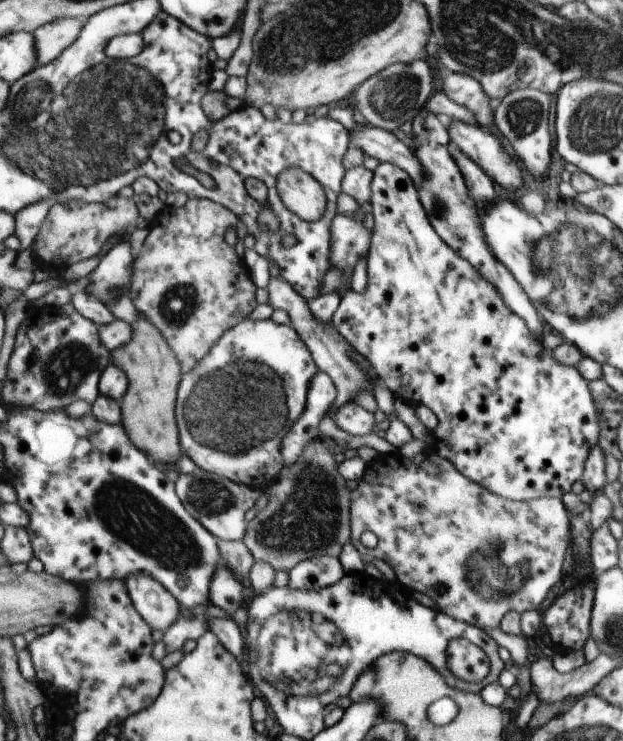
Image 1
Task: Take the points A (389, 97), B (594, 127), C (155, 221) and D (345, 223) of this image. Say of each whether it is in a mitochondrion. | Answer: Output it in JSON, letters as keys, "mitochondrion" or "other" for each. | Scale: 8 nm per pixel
{"A":"mitochondrion","B":"mitochondrion","C":"other","D":"other"}

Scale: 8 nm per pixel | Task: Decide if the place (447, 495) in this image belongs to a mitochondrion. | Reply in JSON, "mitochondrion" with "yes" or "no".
{"mitochondrion":"no"}

